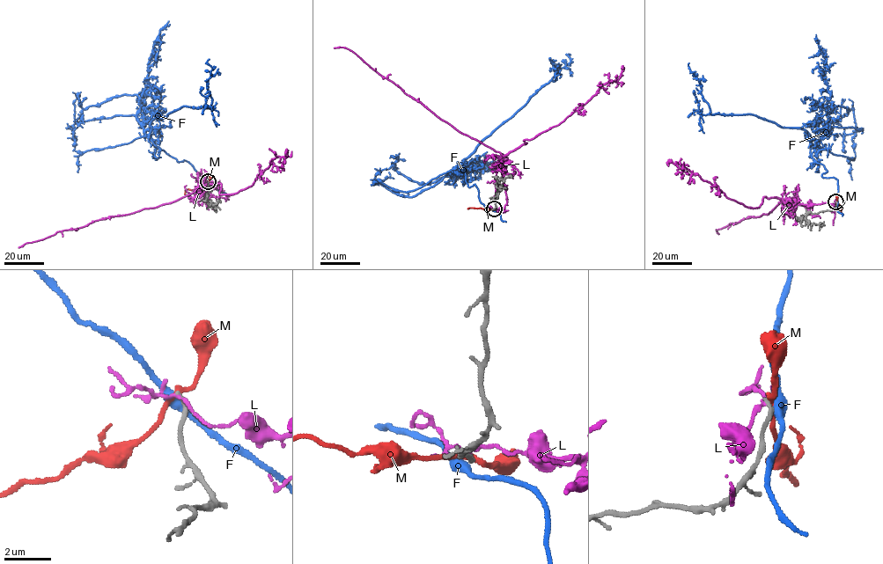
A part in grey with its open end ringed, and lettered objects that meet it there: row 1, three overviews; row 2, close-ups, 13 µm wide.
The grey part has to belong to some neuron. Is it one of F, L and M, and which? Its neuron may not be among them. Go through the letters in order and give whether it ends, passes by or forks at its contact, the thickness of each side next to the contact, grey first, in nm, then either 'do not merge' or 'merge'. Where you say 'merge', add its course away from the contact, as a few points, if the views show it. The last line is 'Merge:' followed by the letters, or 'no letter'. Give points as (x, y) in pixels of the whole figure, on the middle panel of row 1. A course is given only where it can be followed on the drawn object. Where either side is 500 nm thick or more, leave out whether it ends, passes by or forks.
F: it passes by | 200/380 nm | do not merge
L: it forks | 180/100 nm | do not merge
M: it passes by | 180/200 nm | do not merge
Merge: no letter

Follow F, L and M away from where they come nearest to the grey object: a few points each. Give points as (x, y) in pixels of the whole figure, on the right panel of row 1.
F: (837, 202), (838, 181), (822, 177), (827, 172), (811, 157), (809, 134), (751, 114), (710, 113), (688, 62)
L: (836, 201), (834, 206), (827, 202), (807, 205), (782, 201), (768, 214), (730, 223), (717, 230), (719, 234)
M: (836, 201), (842, 213)

